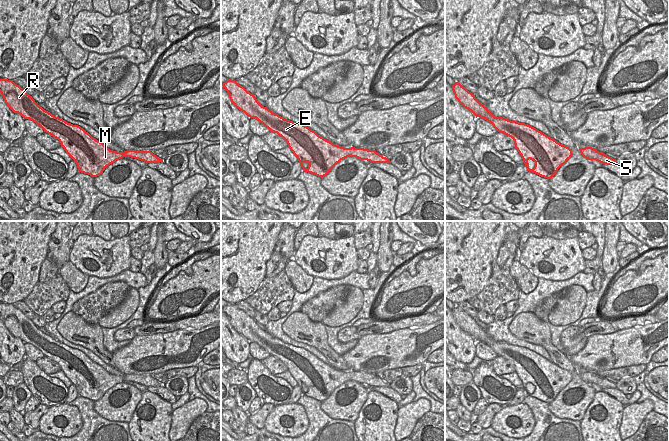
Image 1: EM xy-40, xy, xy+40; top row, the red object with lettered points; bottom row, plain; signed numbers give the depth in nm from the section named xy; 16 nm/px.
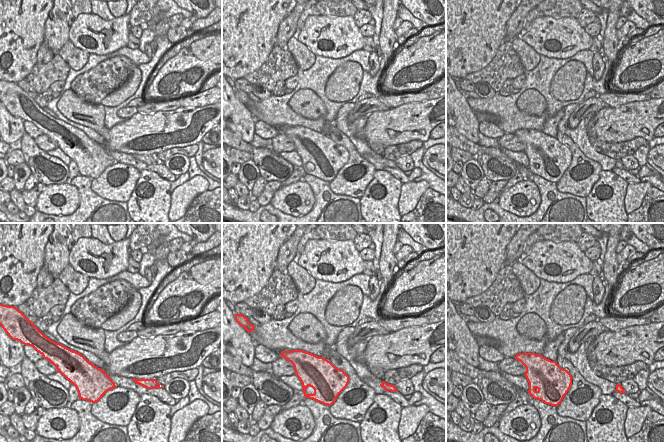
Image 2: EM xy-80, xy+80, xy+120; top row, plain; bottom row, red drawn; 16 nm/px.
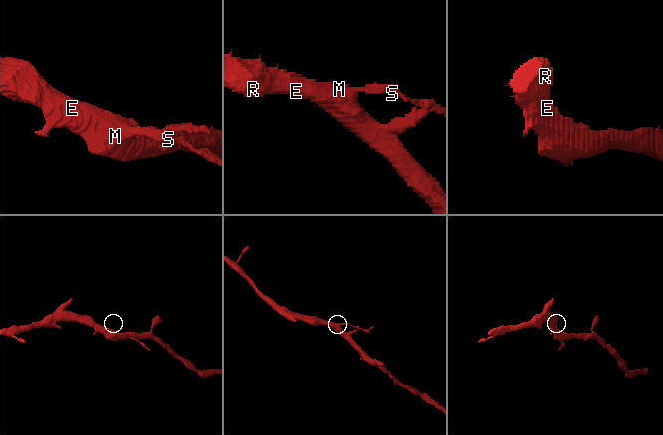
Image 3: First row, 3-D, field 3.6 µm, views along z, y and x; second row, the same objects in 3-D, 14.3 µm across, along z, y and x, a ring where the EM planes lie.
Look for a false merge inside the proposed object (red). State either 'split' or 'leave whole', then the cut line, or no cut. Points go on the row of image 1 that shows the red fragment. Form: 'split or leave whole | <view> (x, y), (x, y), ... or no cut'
split | xy (346, 148), (349, 155)

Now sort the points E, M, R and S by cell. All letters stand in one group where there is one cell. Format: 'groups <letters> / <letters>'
groups E M R / S

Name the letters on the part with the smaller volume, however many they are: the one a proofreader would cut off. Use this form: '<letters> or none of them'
S

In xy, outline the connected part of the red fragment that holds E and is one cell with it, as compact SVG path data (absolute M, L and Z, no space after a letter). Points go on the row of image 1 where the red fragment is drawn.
M228 79L226 82L222 83L222 85L236 108L244 112L248 117L256 118L260 123L268 128L270 132L277 133L287 142L288 147L297 157L301 167L305 172L323 178L337 163L349 157L349 149L333 144L303 124L295 123L293 121L284 119L278 114L275 114L268 108L262 106L257 101L254 94L248 92L235 80Z

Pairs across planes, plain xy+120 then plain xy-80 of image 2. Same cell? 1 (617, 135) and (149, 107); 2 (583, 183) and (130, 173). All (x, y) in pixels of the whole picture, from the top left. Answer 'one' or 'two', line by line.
1: two
2: one

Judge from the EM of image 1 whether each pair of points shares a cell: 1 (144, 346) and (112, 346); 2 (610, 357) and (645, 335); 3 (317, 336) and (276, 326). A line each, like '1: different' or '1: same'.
1: different
2: same
3: different

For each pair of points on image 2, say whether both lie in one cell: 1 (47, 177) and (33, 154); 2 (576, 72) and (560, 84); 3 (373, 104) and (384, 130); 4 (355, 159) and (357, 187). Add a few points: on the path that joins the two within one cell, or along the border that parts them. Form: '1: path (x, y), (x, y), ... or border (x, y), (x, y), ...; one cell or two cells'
1: path (41, 172), (33, 160); one cell
2: path (572, 76), (564, 84); one cell
3: border (389, 108), (383, 111), (373, 111), (368, 114); two cells
4: path (363, 162), (367, 166), (367, 172), (361, 179); one cell

